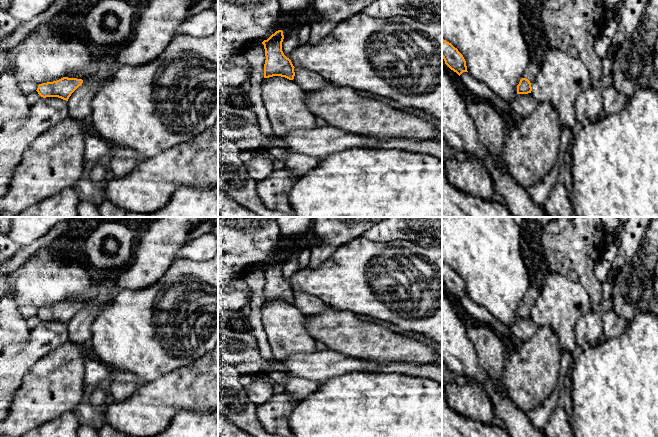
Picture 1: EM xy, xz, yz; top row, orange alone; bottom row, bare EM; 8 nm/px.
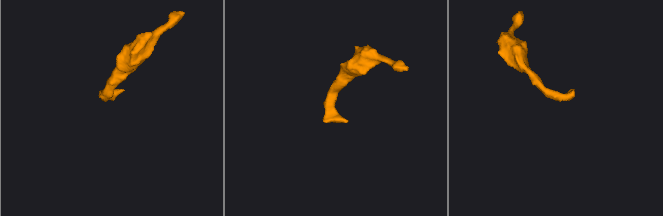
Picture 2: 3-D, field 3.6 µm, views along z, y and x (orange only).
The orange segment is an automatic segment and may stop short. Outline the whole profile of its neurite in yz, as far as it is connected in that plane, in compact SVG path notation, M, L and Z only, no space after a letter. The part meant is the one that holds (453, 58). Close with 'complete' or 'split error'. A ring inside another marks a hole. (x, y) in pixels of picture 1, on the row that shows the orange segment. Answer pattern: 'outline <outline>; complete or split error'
outline M442 39L442 58L445 64L459 76L467 71L466 61L463 55L451 43Z; complete

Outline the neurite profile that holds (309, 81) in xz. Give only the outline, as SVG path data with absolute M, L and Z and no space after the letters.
M294 68L295 76L293 81L304 91L310 92L321 89L329 84L325 79L315 72L303 68Z

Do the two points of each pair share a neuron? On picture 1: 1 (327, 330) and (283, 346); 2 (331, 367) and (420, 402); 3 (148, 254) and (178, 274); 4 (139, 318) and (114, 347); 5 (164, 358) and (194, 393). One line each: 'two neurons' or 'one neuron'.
1: two neurons
2: two neurons
3: two neurons
4: one neuron
5: two neurons

